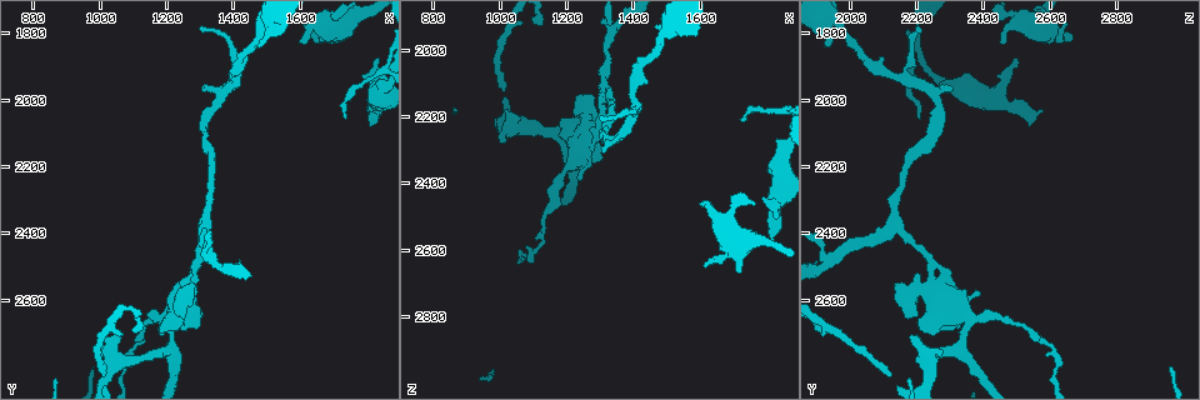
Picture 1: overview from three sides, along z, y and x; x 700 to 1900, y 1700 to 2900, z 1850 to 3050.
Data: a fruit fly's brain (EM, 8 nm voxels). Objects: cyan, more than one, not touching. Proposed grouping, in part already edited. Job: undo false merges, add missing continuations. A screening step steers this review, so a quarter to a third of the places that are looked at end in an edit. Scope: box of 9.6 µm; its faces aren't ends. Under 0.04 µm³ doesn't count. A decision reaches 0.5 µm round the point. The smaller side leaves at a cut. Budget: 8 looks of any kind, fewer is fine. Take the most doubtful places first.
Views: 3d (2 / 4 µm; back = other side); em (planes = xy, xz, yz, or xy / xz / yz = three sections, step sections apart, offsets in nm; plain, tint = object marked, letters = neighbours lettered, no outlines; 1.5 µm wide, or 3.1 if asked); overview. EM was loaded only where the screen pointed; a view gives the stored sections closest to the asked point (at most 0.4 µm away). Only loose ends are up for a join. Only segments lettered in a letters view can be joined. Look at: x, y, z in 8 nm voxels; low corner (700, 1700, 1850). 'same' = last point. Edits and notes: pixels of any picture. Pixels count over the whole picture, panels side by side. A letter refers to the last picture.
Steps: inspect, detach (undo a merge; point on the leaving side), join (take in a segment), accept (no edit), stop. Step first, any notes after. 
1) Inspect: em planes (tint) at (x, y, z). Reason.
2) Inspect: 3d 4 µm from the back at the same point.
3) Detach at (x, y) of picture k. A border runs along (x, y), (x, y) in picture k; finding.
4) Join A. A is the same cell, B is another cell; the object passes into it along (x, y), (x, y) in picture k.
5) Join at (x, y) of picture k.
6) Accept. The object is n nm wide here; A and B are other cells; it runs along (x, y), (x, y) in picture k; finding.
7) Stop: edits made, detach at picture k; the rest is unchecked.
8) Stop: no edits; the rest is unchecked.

Inspect: 3d 4 µm from the back at (1730, 2050, 2200). An open end.

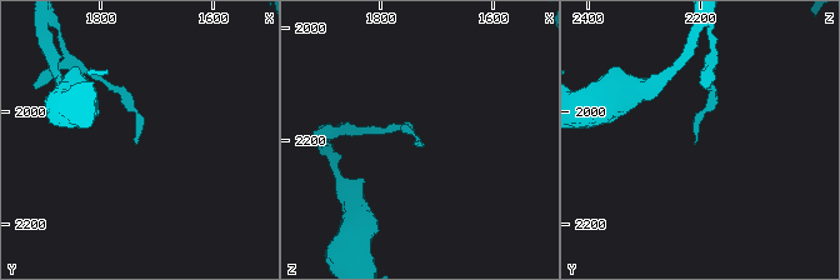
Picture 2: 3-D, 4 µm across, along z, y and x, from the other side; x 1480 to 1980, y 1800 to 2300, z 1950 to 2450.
Inspect: em planes (plain) at (1735, 2055, 2210).

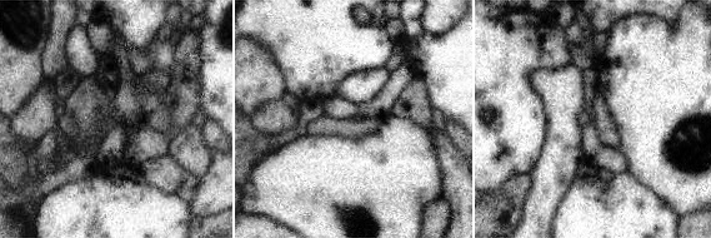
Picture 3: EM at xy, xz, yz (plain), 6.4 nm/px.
Inspect: em planes (letters) at the same point.

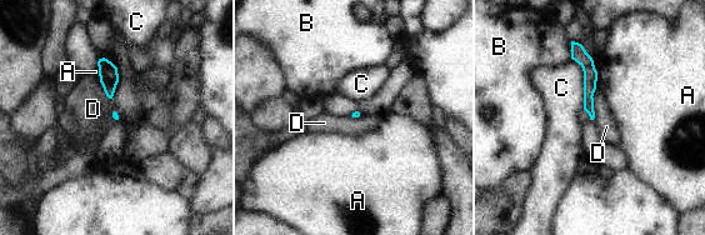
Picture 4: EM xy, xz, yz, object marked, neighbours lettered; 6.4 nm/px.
Accept. The longest contact is with C, 320 nm; A, B, C and D are other cells; none of them fits.

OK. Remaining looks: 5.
Inspect: em planes (tint) at (1010, 2760, 2270). Branch stops here.

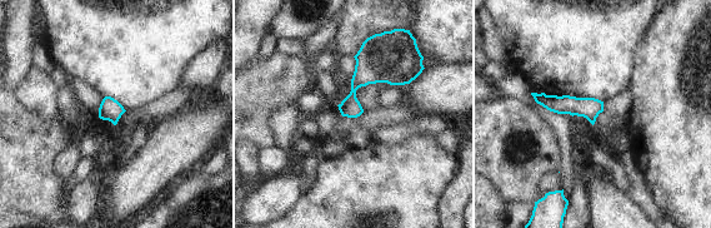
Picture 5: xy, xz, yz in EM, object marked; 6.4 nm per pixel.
Inspect: em planes (letters) at the same point. What lies round it.

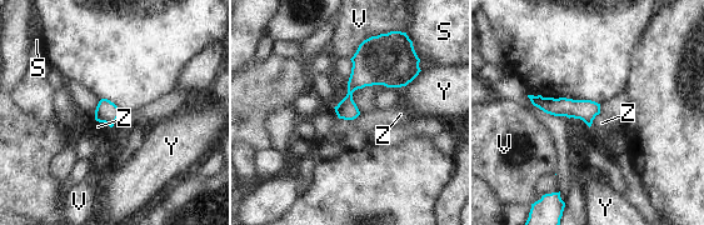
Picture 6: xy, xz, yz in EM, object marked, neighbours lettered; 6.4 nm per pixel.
Accept. S, V, Y and Z are other cells; it runs along (534, 99), (553, 106), (597, 110) in picture 6; no lettered segment goes on from it.

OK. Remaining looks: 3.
Inspect: 3d 2 µm at (1230, 2570, 2390). Thick end.

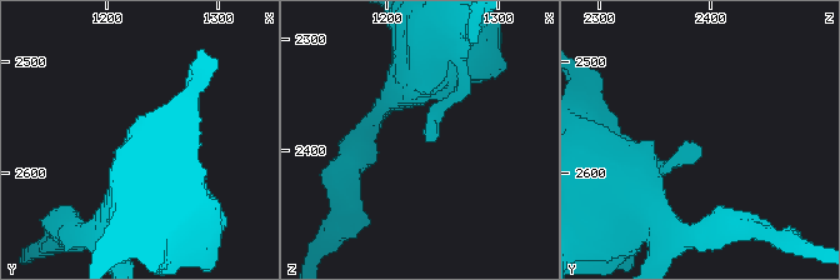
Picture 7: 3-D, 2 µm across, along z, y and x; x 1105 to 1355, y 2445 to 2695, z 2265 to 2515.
Inspect: em yz step 8 (letters) at (1238, 2578, 2394). Need the tissue.

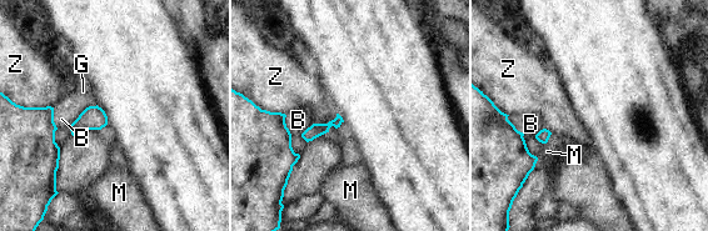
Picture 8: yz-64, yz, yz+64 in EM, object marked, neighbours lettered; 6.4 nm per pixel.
Inspect: em planes (letters) at the same point.

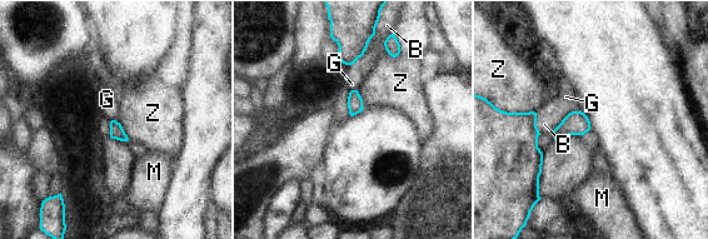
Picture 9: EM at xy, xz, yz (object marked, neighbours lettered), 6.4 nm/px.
Accept. B, G, M and Z are other cells; a border runs along (579, 109), (572, 110), (562, 120) in picture 9; no lettered segment goes on from it.

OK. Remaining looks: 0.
Stop: no edits; the rest is unchecked.

